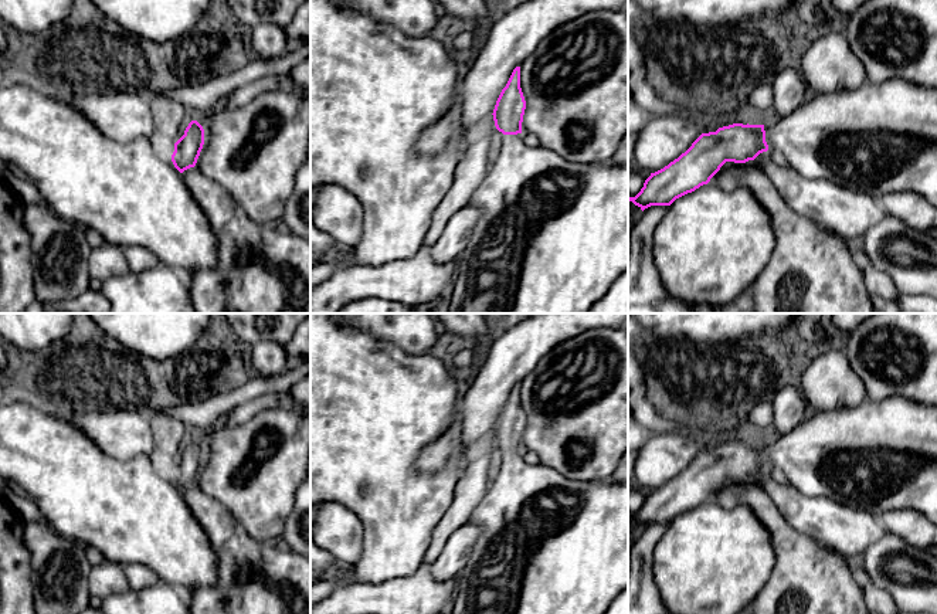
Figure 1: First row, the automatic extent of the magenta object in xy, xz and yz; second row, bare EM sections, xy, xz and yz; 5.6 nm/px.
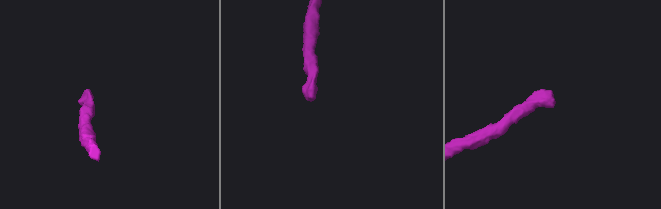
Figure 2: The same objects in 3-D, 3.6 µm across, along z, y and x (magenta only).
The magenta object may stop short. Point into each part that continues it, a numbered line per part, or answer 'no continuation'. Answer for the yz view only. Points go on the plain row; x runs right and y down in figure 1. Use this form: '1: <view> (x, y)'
1: yz (881, 455)

